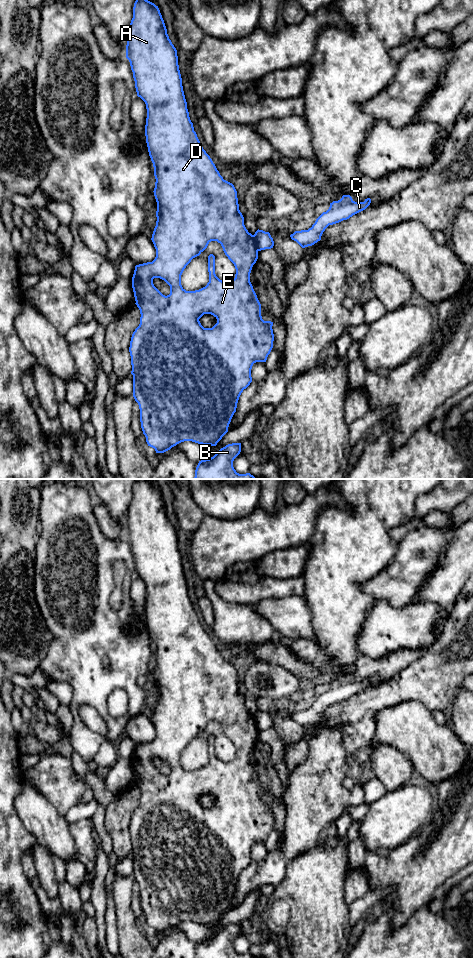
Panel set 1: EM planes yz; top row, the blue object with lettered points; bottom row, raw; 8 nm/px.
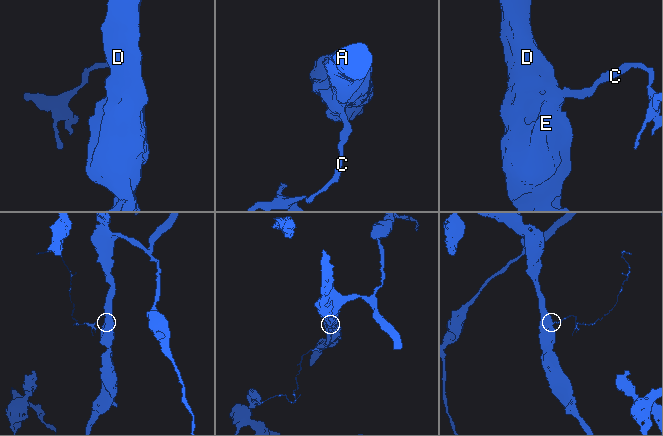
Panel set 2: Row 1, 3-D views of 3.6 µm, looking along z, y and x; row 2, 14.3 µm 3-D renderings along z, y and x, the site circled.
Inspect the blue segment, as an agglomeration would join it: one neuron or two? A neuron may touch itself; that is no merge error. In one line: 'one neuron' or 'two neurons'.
two neurons

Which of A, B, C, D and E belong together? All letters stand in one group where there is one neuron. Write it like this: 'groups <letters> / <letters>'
groups A B D E / C

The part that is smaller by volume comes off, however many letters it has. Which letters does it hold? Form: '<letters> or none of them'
C

